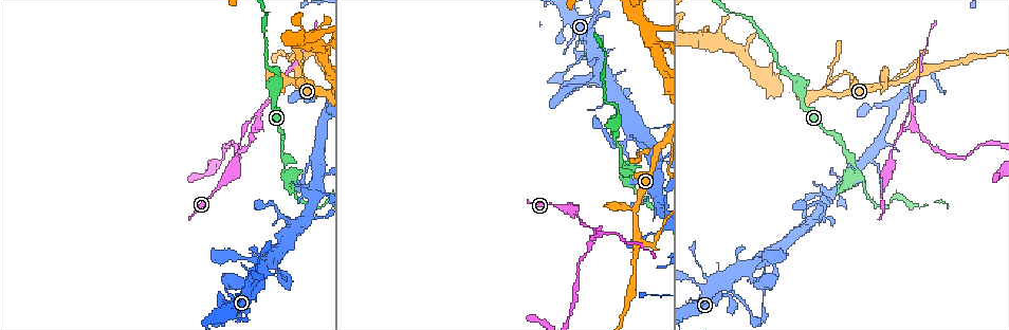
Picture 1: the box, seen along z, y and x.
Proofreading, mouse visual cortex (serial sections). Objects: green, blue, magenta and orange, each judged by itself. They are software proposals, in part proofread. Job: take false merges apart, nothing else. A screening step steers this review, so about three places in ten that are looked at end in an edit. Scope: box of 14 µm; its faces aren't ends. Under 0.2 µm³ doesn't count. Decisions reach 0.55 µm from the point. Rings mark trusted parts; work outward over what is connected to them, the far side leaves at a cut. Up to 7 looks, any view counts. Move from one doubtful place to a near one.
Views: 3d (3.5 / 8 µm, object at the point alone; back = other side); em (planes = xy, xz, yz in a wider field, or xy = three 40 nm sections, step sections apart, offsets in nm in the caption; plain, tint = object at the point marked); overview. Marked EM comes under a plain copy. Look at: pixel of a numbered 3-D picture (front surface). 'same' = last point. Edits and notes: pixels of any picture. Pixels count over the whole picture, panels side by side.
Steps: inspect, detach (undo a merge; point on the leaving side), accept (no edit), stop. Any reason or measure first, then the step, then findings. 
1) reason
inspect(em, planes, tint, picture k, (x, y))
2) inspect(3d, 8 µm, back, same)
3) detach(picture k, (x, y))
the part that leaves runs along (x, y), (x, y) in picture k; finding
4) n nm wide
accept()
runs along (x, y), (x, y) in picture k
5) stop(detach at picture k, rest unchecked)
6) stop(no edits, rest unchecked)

sharp bend
inspect(3d, 3.5 µm, picture 1, (859, 173))

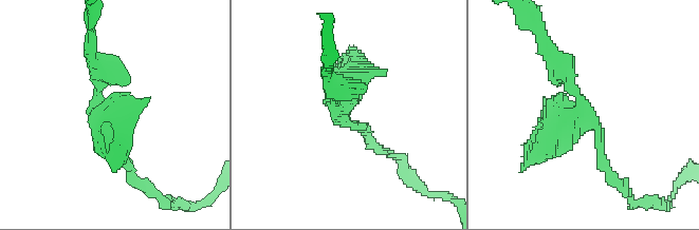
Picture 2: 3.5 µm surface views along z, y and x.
need the tissue
inspect(em, xy, step 5, tint, picture 2, (581, 106))

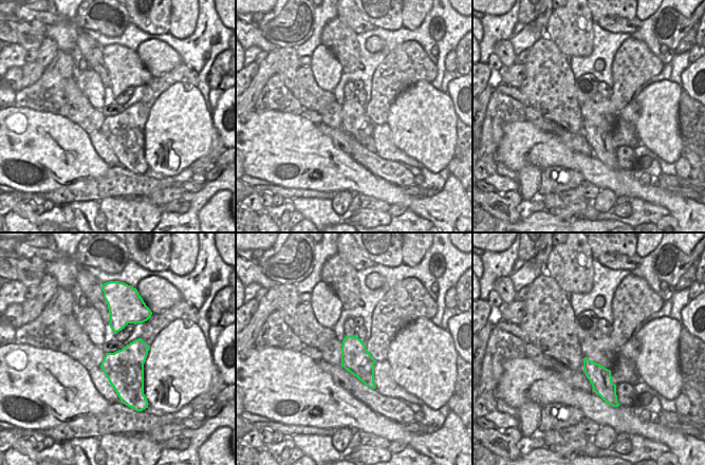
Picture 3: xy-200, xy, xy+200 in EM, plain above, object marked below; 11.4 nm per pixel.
accept()
runs along (89, 46), (117, 153) in picture 2; all the same cell

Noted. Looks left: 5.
four-way junction
inspect(em, xy, step 5, tint, picture 1, (316, 199))

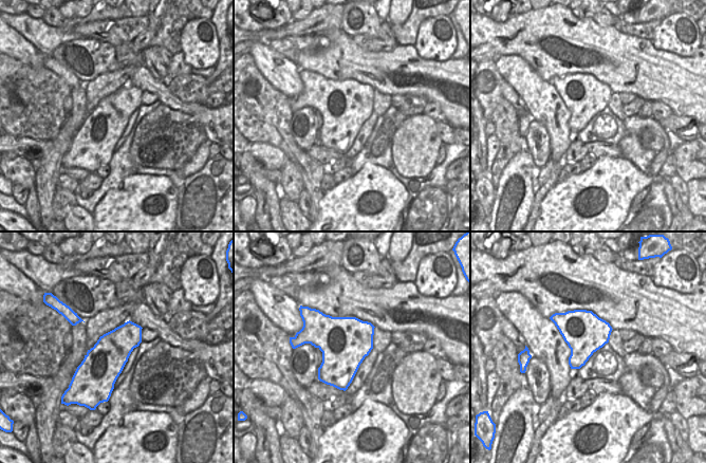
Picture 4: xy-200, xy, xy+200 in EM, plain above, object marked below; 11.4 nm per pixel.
wider look
inspect(3d, 3.5 µm, same)

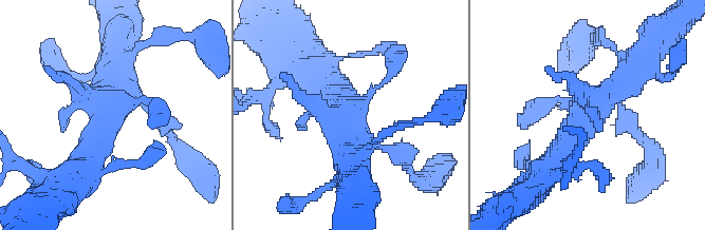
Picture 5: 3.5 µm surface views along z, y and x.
accept()
runs along (551, 163), (639, 59) in picture 5; all the same cell

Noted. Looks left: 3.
side arm on a straight run
inspect(3d, 3.5 µm, picture 1, (295, 72))

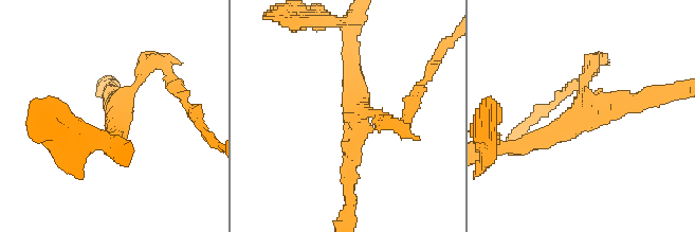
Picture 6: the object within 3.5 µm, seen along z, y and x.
3 arms; arms of 200, 250, 300 nm; need the tissue
inspect(em, xy, step 3, tint, picture 6, (116, 115))

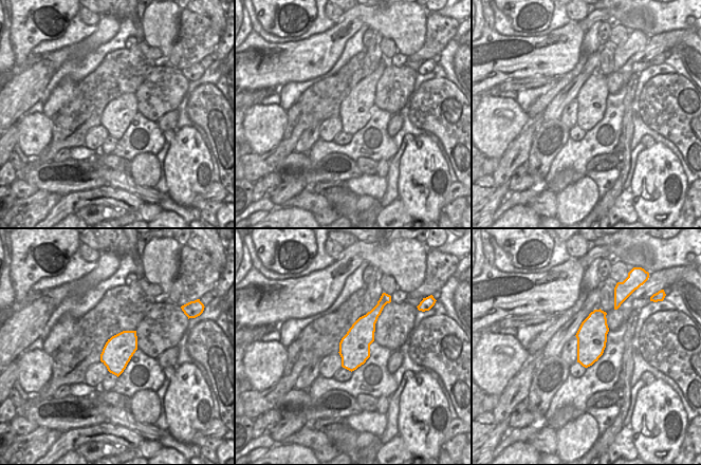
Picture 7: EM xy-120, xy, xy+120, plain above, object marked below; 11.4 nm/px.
inspect(em, xy, step 1, tint, same)

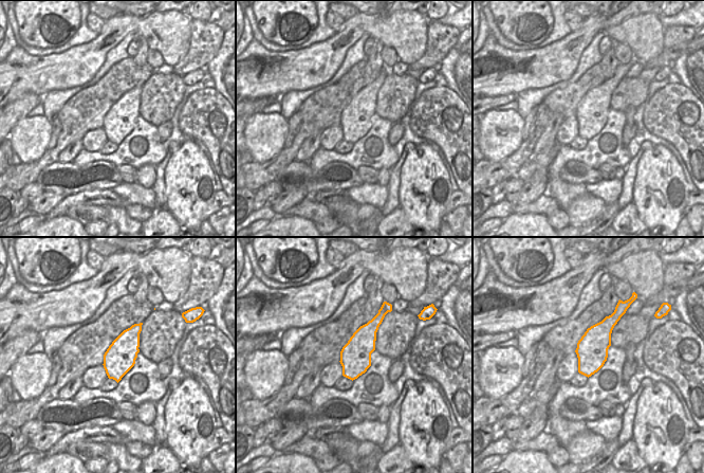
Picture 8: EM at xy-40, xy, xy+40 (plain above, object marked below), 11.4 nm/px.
accept()
runs along (520, 145), (596, 106), (644, 100) in picture 6; continuous, no second cell

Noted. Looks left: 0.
stop(no edits, rest unchecked)

